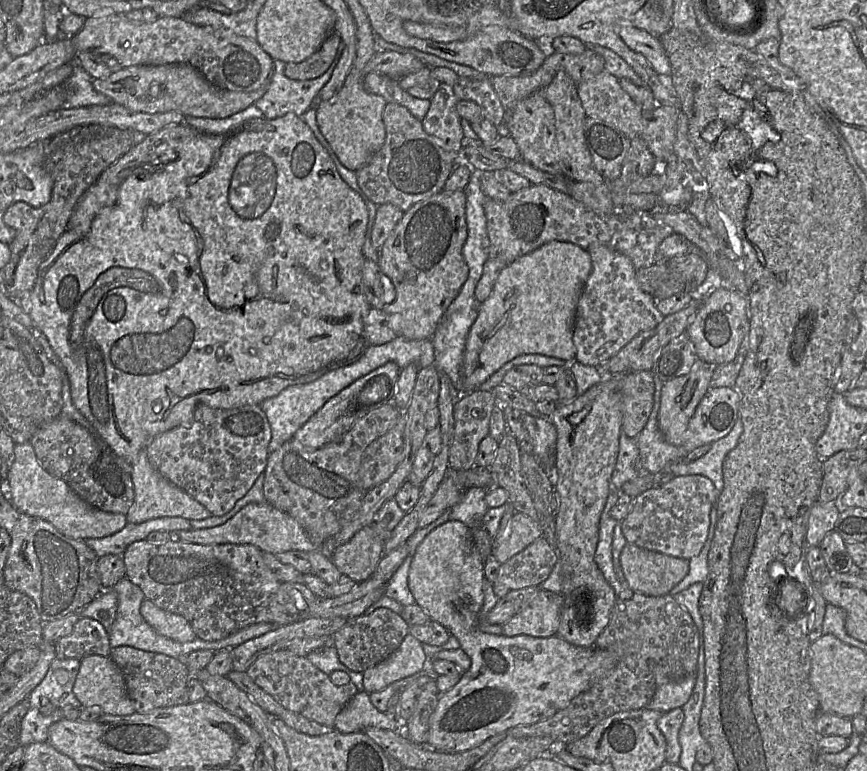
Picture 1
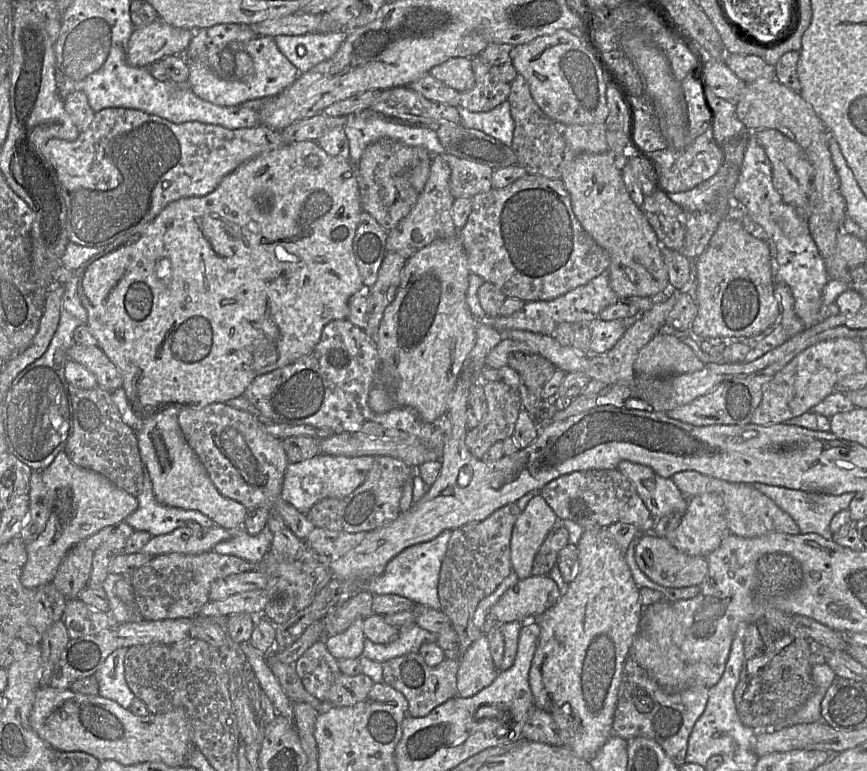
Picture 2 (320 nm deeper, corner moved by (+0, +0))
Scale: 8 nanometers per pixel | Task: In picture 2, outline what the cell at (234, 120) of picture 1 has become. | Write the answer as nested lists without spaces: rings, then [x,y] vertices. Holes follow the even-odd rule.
[[[263,36],[249,40],[243,44],[243,50],[253,59],[254,71],[251,76],[241,80],[220,78],[200,62],[192,62],[189,64],[187,85],[202,100],[221,107],[233,107],[250,100],[273,98],[302,75],[280,51],[273,37]]]

